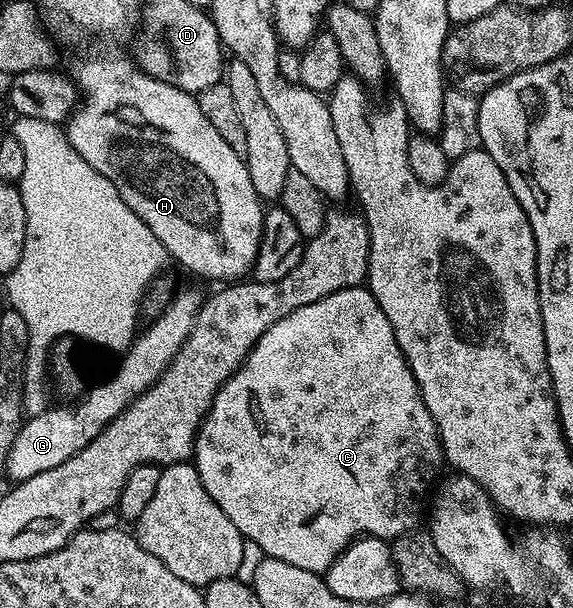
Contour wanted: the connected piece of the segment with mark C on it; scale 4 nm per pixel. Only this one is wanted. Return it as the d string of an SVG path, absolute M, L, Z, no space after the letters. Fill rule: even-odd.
M360 285L329 293L329 297L313 301L313 305L301 305L301 309L289 313L289 317L281 317L281 321L269 325L269 329L261 333L257 345L243 360L243 366L230 379L226 379L223 388L215 394L207 416L203 418L199 436L195 439L193 462L209 497L221 505L225 517L237 525L248 544L256 543L264 556L289 561L289 565L297 565L297 569L323 573L350 543L362 536L372 535L394 541L406 531L416 530L418 523L415 522L423 511L427 490L445 460L443 446L439 444L439 430L393 337L393 325L389 325L389 317L381 313L381 305L377 305L366 286Z

